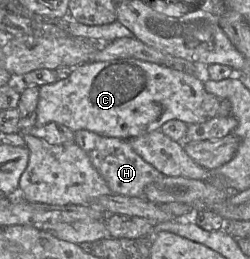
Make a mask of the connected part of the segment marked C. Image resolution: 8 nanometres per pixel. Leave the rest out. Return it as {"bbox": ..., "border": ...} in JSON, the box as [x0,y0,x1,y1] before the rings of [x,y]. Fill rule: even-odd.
{"bbox":[35,58,223,140],"border":[[[135,58],[85,62],[73,68],[67,78],[39,86],[35,125],[55,122],[73,132],[88,130],[101,136],[127,140],[160,129],[165,122],[172,119],[186,124],[203,123],[217,115],[223,100],[205,90],[204,78],[201,72],[184,72]]]}

